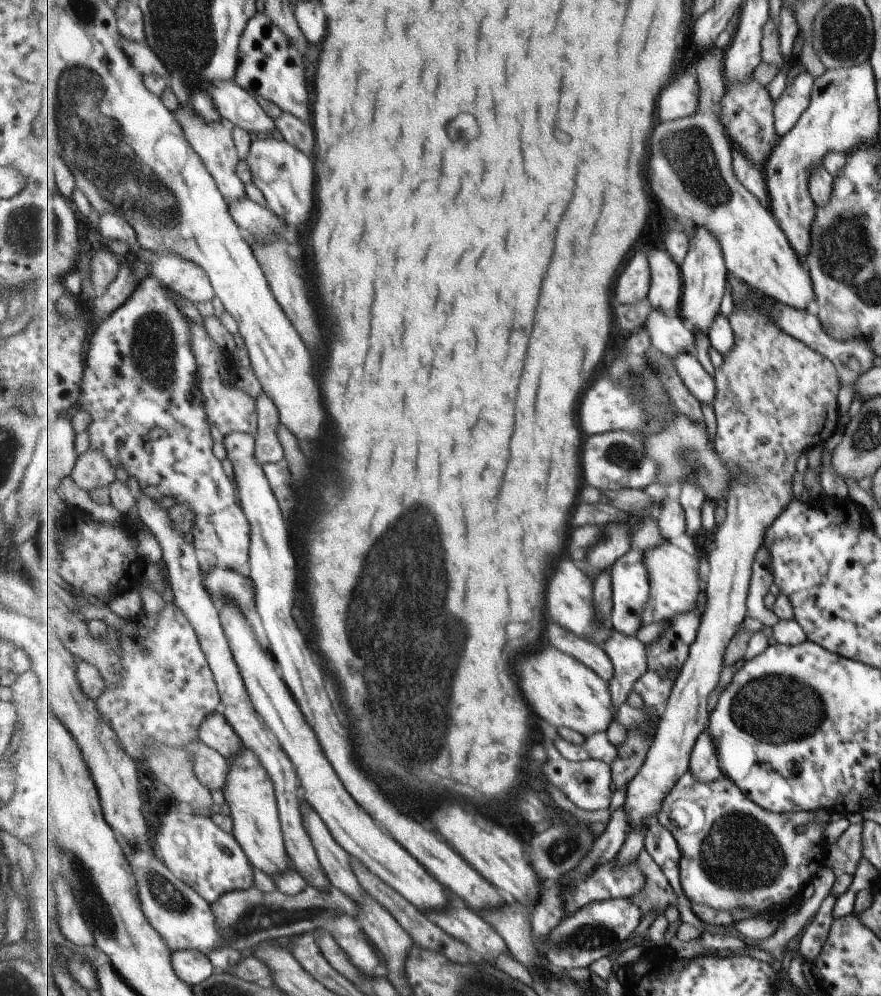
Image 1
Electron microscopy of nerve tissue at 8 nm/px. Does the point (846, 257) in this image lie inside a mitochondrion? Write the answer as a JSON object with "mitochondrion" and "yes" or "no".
{"mitochondrion":"yes"}

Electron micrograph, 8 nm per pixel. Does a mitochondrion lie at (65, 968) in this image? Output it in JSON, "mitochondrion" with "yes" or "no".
{"mitochondrion":"no"}

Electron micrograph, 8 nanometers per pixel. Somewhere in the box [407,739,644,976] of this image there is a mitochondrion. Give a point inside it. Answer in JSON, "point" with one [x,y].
{"point":[592,934]}

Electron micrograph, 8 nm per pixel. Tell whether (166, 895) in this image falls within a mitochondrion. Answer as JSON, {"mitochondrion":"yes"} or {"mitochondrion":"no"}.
{"mitochondrion":"yes"}

